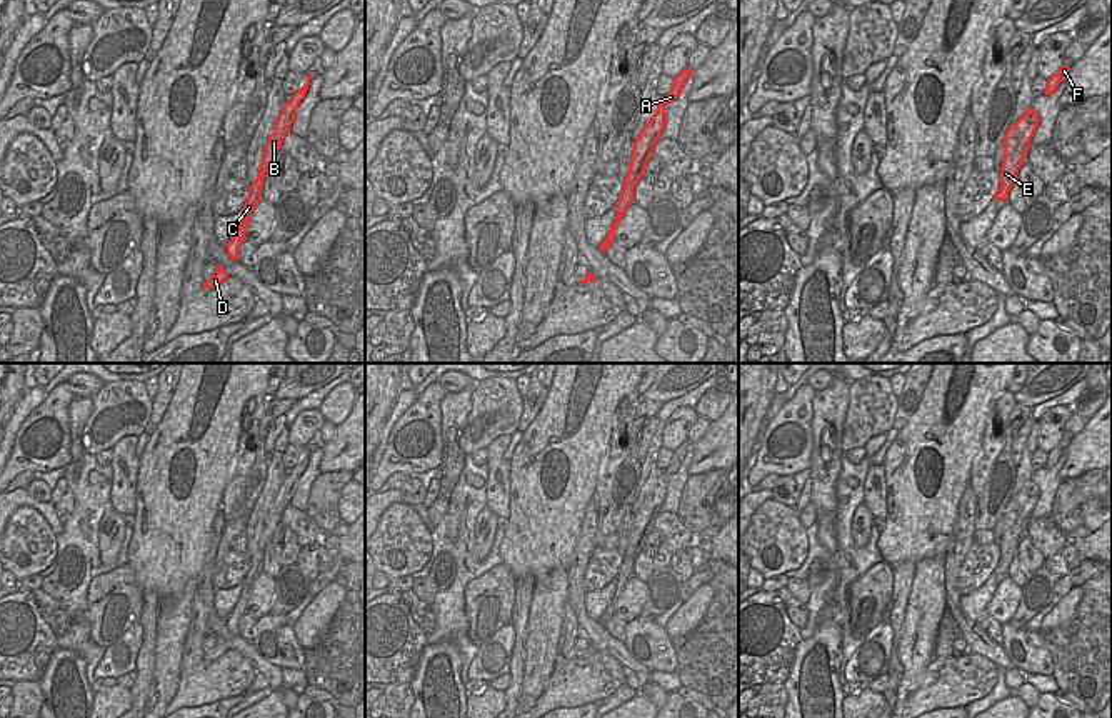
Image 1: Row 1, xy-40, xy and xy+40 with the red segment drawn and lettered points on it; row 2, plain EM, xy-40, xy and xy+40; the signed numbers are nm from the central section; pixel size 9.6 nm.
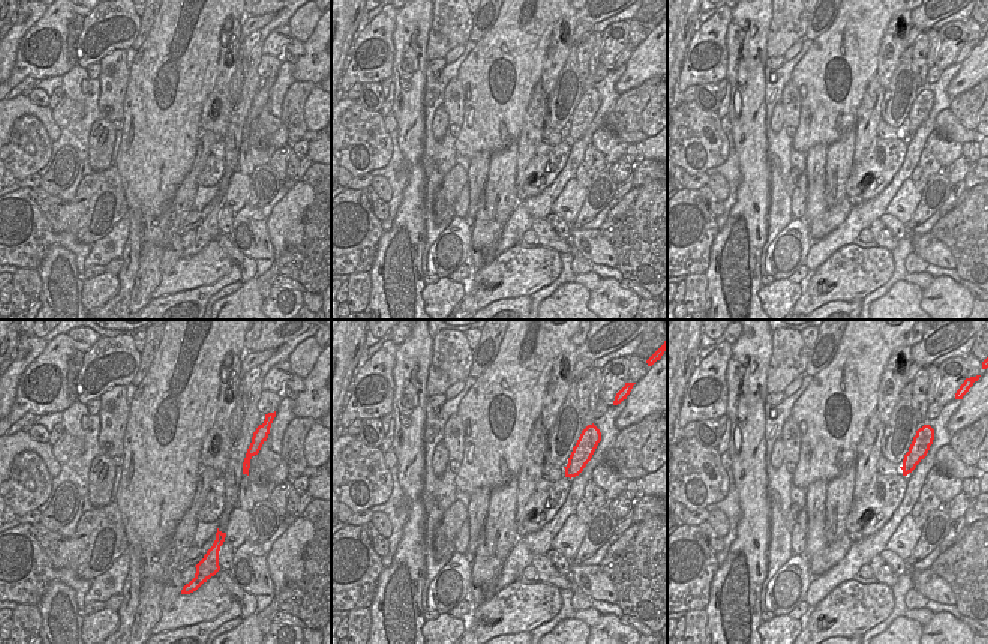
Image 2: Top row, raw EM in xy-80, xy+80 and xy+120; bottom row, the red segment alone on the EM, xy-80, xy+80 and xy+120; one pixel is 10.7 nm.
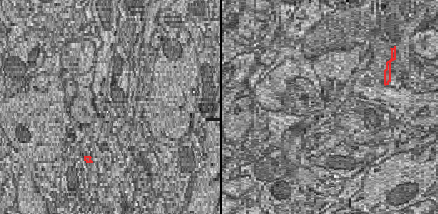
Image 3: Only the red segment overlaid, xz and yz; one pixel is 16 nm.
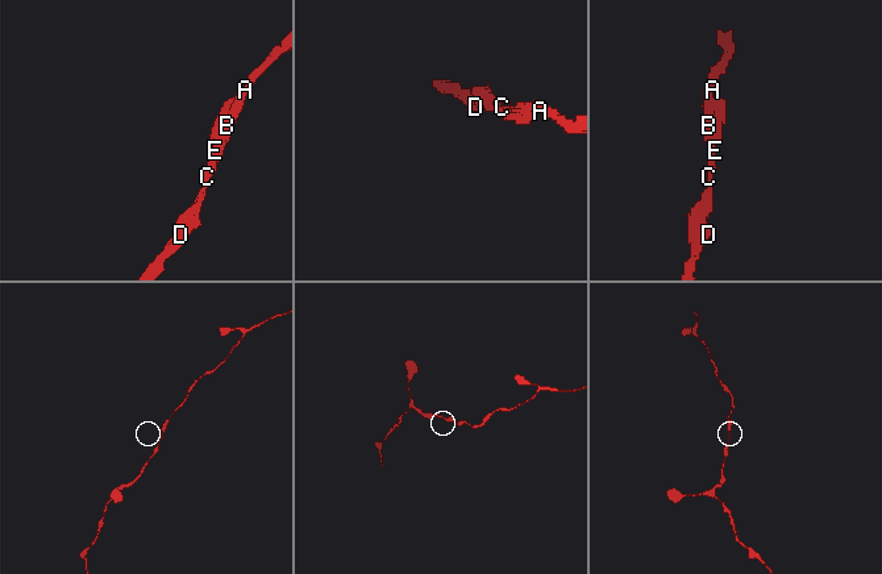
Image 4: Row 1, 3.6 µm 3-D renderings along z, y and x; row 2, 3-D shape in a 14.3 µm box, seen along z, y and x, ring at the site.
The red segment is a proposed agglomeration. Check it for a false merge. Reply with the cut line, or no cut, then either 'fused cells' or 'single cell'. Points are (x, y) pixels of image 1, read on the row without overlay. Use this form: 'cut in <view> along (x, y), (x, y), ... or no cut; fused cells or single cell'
no cut; single cell

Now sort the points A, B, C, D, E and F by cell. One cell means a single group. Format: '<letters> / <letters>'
A B C D E F

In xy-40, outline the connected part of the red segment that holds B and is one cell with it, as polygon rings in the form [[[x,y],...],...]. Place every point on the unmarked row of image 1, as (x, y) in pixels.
[[[307,448],[307,456],[302,461],[298,461],[292,468],[292,471],[283,478],[283,483],[278,488],[278,493],[275,496],[273,506],[268,510],[268,515],[263,521],[263,531],[262,531],[262,536],[258,541],[258,550],[248,561],[248,571],[243,578],[242,595],[240,595],[238,601],[235,603],[232,613],[225,618],[227,628],[232,633],[238,633],[238,621],[245,611],[252,585],[257,580],[257,576],[262,573],[262,560],[263,560],[265,545],[272,540],[272,536],[277,530],[277,525],[282,521],[282,515],[283,515],[285,508],[290,505],[290,500],[297,488],[297,481],[298,481],[300,475],[305,471],[305,466],[308,463],[310,451],[312,451],[312,448]]]

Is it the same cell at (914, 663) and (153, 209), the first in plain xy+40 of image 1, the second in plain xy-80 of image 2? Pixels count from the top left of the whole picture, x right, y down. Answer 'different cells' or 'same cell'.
different cells

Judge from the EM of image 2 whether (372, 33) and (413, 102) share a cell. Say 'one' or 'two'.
two

